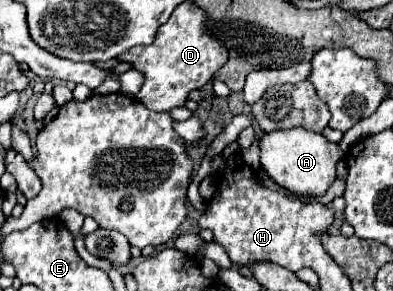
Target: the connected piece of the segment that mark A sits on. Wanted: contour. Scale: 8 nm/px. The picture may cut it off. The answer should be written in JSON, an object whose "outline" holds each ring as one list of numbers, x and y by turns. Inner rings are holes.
{"outline":[[289,129,289,131,273,131,267,133,261,141,261,167,267,171,271,179,275,179,281,187,289,189,297,195,323,195,329,185,335,181,335,165,341,161,341,151,337,143,329,143,321,133,305,131,305,129]]}

